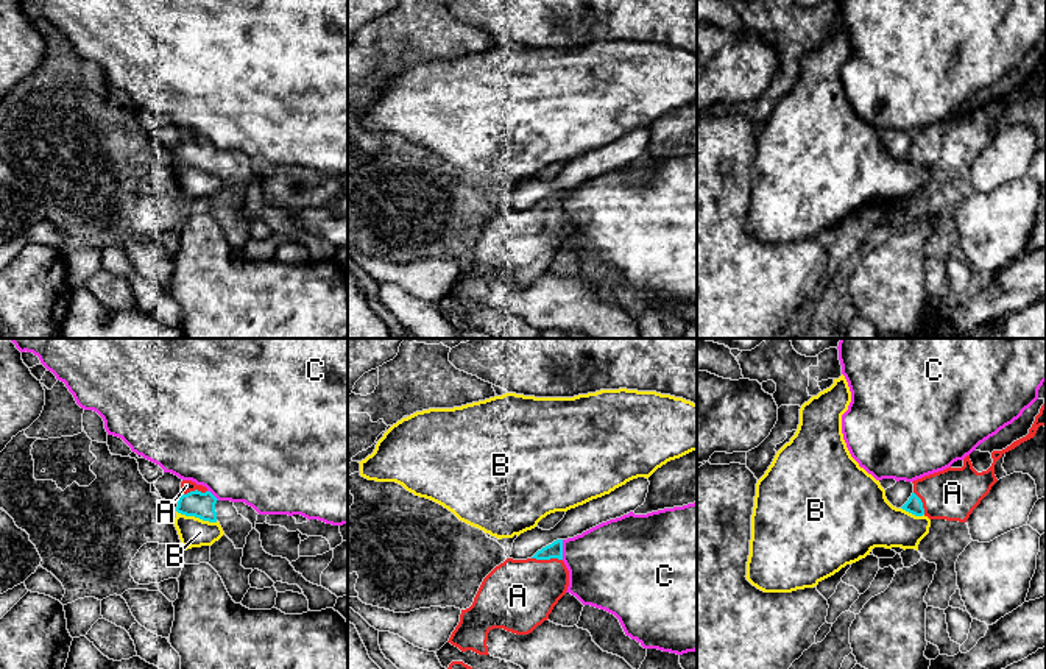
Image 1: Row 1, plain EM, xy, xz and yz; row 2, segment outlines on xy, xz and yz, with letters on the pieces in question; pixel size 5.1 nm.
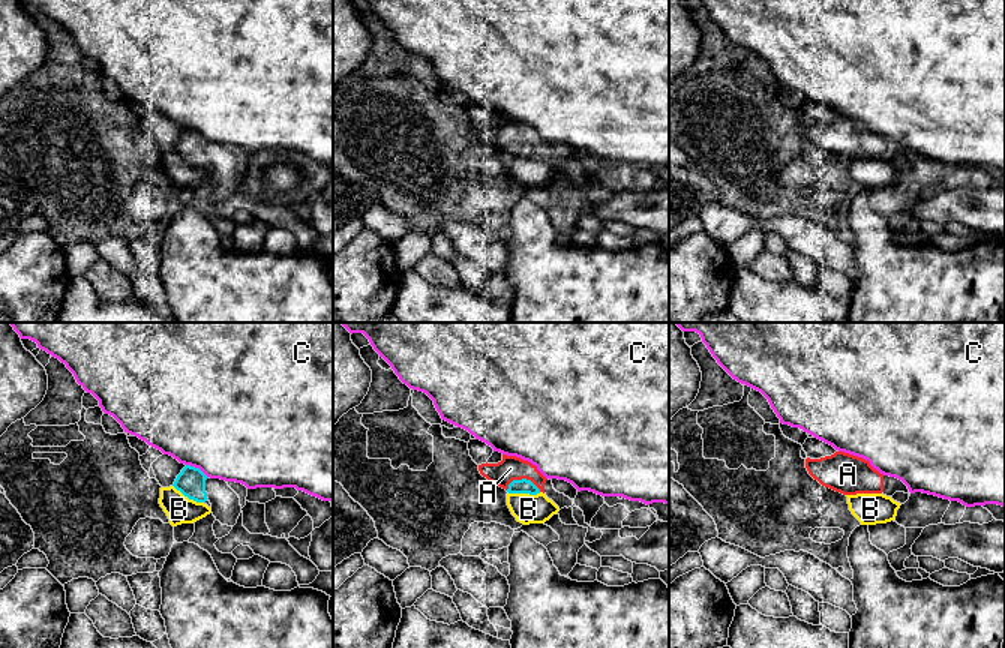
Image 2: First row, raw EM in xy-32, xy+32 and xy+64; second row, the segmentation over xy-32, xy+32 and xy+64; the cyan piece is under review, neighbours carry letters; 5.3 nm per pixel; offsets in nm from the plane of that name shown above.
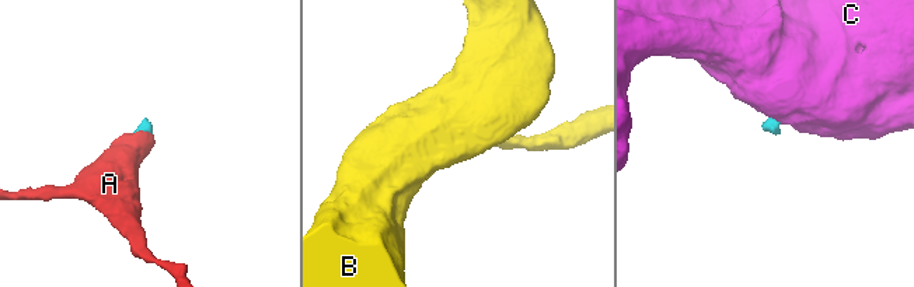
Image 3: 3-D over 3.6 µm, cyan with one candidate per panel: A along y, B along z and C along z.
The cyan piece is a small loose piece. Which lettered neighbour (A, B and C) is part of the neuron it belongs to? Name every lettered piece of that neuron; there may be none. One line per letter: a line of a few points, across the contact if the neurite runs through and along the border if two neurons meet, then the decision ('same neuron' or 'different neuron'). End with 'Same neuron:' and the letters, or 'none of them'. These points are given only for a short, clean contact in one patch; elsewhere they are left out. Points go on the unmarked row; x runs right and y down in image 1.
A: line xz (555, 200), (547, 209), (546, 219), (518, 247); same neuron
B: line xy (176, 161), (217, 172); different neuron
C: line xz (561, 191), (563, 209); different neuron
Same neuron: A

